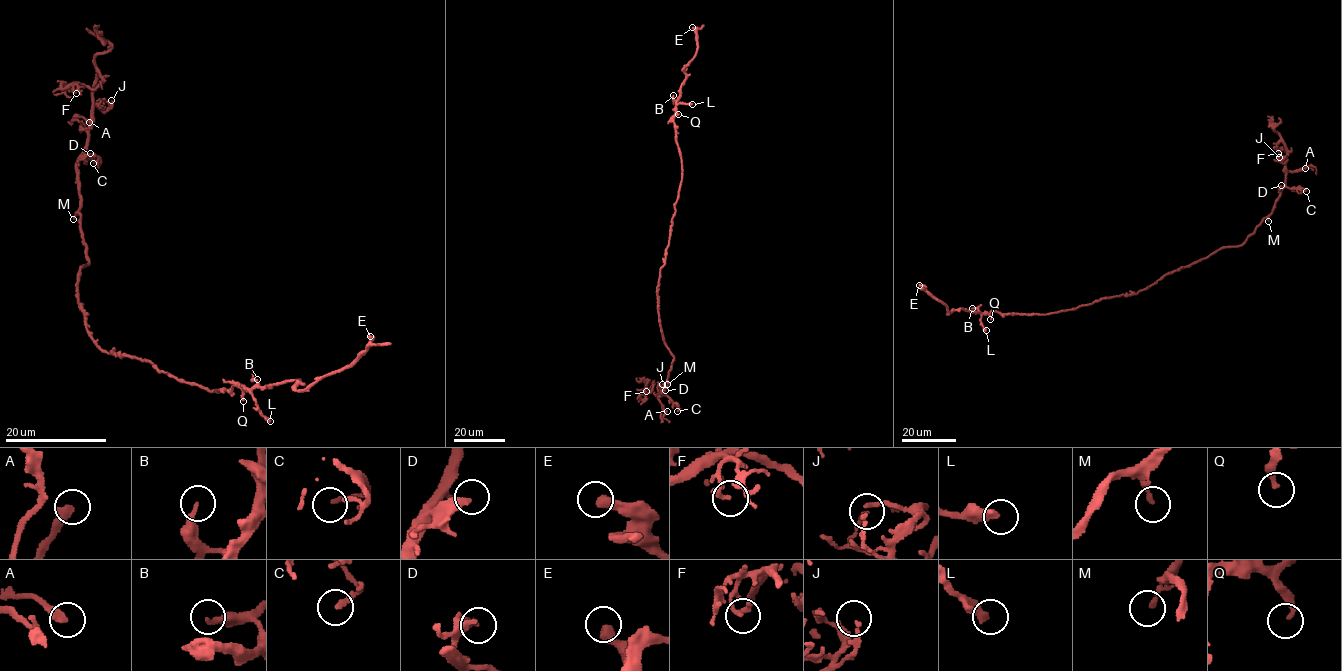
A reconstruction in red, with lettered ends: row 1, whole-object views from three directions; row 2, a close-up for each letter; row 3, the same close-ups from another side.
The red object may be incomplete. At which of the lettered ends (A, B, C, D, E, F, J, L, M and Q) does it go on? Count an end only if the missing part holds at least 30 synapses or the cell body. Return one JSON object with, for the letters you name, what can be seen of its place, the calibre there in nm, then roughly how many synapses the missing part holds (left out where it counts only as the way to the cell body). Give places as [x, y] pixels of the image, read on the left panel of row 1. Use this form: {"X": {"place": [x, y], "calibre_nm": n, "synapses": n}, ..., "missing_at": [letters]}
{"missing_at": []}

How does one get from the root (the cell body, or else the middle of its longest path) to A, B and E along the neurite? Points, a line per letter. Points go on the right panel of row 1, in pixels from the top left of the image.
A: (1136, 293), (1166, 274), (1219, 250), (1239, 246), (1270, 213), (1287, 172), (1305, 168)
B: (1136, 293), (1101, 298), (1088, 304), (1046, 314), (981, 313), (972, 308)
E: (1136, 293), (1101, 298), (1088, 304), (1046, 314), (981, 313), (962, 309), (948, 313), (945, 304), (919, 285)

